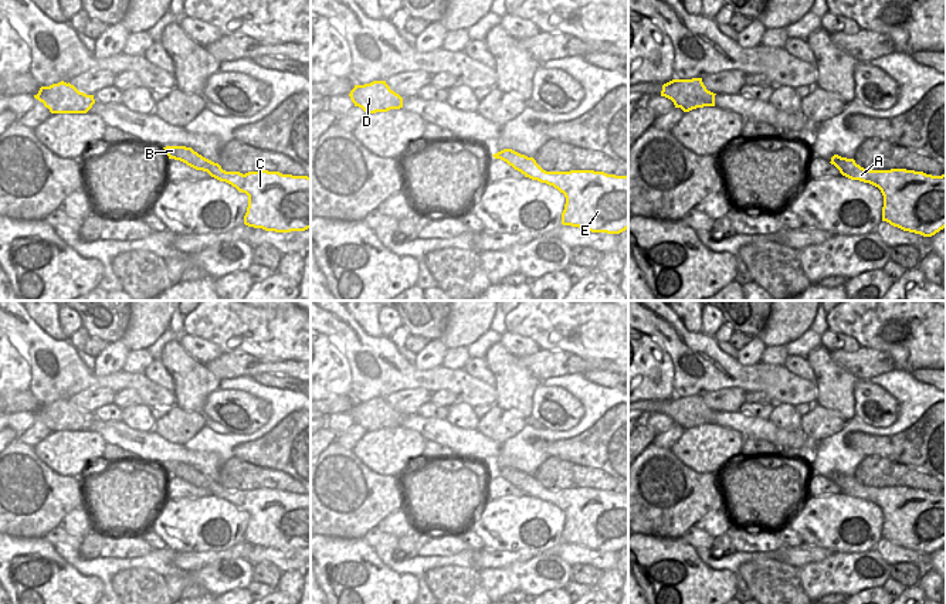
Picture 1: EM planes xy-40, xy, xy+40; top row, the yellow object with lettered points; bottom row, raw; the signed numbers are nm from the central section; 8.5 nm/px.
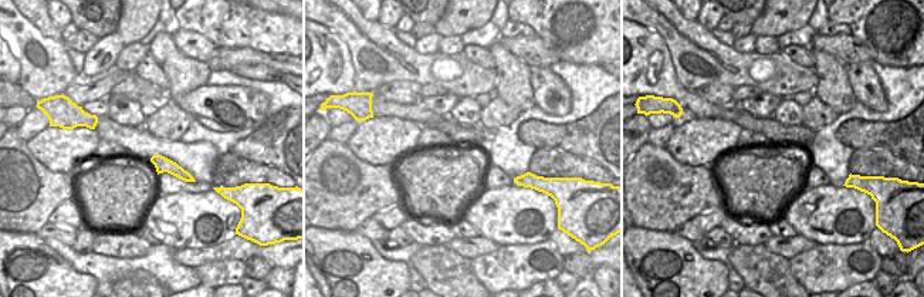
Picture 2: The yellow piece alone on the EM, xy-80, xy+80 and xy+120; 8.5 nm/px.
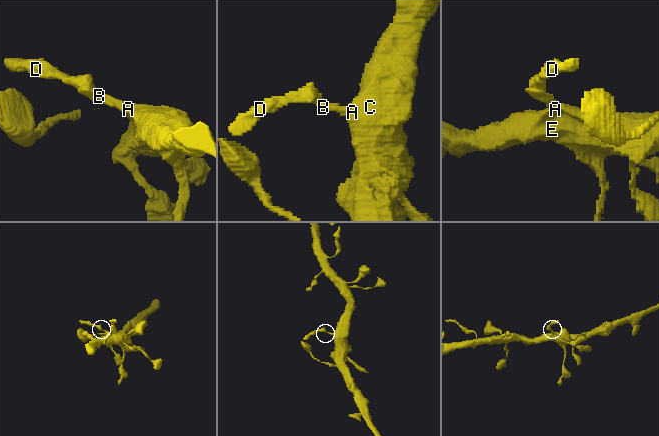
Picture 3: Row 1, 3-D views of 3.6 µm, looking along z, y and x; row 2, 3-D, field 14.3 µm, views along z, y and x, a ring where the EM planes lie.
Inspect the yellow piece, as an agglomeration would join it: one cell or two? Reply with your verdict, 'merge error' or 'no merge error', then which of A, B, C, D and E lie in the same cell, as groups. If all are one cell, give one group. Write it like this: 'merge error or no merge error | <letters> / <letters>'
no merge error | A B C D E

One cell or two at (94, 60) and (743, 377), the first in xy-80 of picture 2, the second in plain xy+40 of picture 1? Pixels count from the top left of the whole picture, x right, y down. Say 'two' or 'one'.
two

